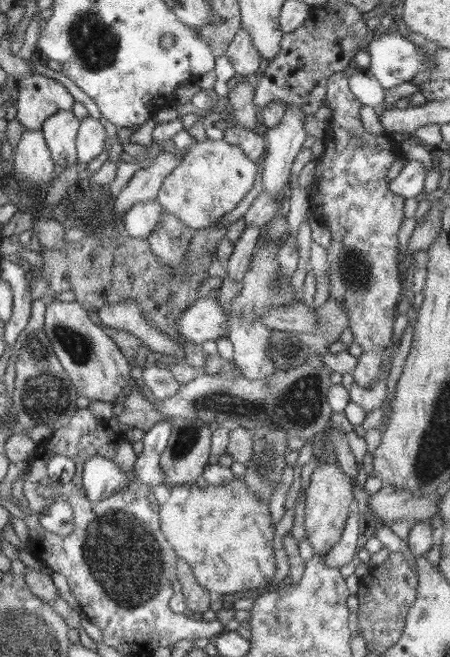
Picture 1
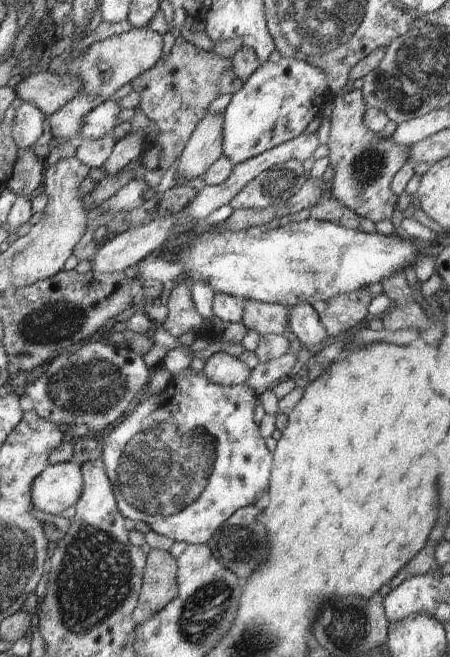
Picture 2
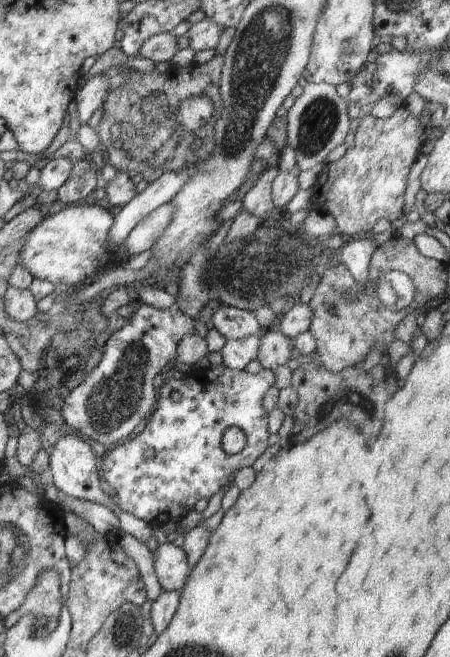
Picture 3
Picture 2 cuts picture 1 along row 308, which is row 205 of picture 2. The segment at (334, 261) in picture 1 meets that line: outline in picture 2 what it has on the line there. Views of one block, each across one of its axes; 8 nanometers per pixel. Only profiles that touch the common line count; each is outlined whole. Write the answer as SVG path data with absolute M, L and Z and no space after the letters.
M360 91L339 93L334 96L333 104L330 117L332 126L326 145L330 150L329 163L335 172L328 196L374 225L386 219L391 220L397 208L398 196L390 186L394 176L410 161L408 146L396 144L391 137L374 134L364 126L364 112L368 107Z

